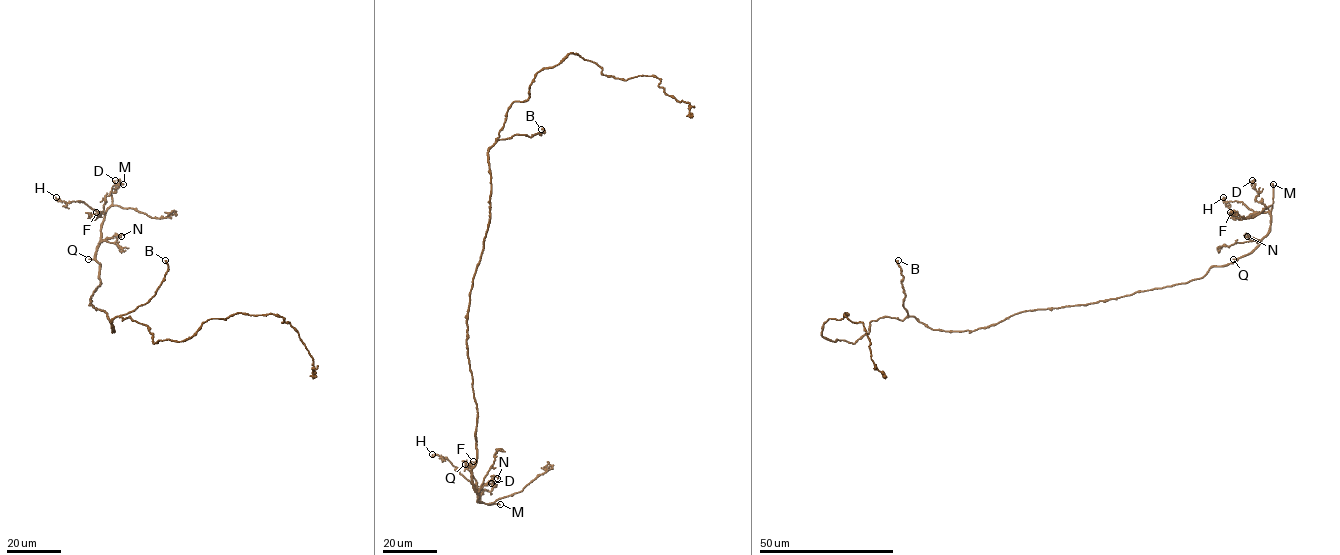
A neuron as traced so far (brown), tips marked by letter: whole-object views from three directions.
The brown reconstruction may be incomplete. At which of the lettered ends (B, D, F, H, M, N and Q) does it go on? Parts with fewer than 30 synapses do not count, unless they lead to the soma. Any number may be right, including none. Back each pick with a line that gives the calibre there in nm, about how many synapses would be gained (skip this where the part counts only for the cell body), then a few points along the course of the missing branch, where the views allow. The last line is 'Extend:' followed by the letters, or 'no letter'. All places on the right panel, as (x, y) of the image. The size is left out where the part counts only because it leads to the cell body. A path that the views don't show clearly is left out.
B: 360 nm | 120 syn | (898, 260), (949, 141), (941, 110), (954, 65), (947, 49)
M: 200 nm
Extend: B, M

